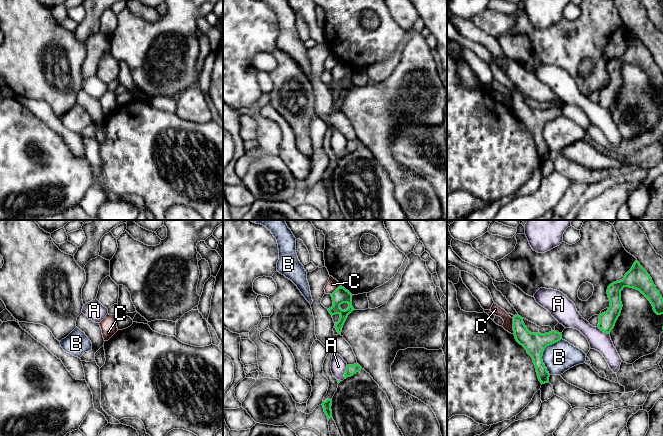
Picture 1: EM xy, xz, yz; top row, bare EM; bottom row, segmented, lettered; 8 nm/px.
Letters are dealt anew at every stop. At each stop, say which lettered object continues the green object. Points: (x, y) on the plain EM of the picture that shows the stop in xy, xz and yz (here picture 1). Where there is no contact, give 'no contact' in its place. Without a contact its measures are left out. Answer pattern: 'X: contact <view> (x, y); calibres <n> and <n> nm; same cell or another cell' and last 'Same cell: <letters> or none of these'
A: contact xz (345, 148); calibres 80 and 130 nm; another cell
B: contact yz (542, 129); calibres 180 and 240 nm; another cell
C: contact yz (513, 102); calibres 180 and 80 nm; another cell
Same cell: none of these

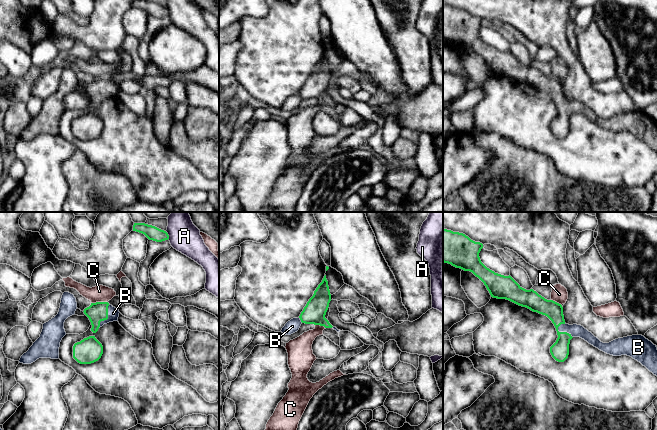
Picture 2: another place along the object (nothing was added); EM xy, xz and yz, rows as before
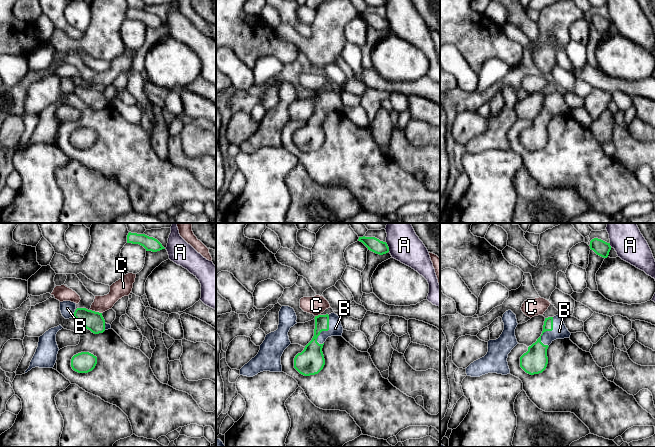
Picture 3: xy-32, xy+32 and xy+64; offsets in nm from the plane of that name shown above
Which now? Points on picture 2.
A: contact xy (168, 11); calibres 110 and 240 nm; another cell
B: contact xy (107, 93); calibres 160 and 100 nm; same cell
C: contact xy (99, 78); calibres 160 and 140 nm; another cell
Same cell: B

